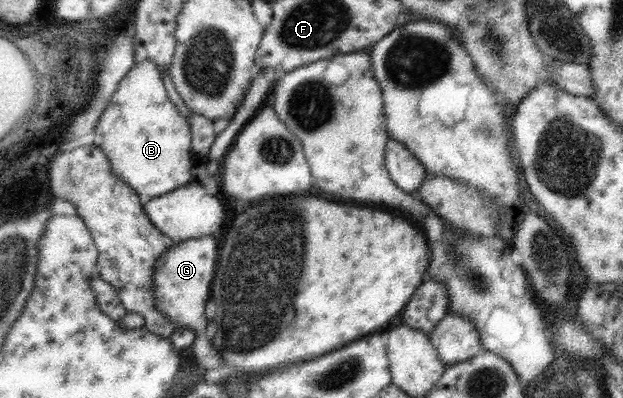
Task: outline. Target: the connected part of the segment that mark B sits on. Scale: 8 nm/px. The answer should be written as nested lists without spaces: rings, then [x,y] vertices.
[[[151,59],[135,63],[126,77],[122,78],[118,89],[111,97],[112,101],[100,115],[94,130],[96,137],[93,145],[102,149],[110,160],[113,174],[134,189],[143,205],[154,196],[168,194],[191,183],[195,175],[194,163],[198,159],[191,145],[191,127],[166,95],[160,75],[161,70]]]

